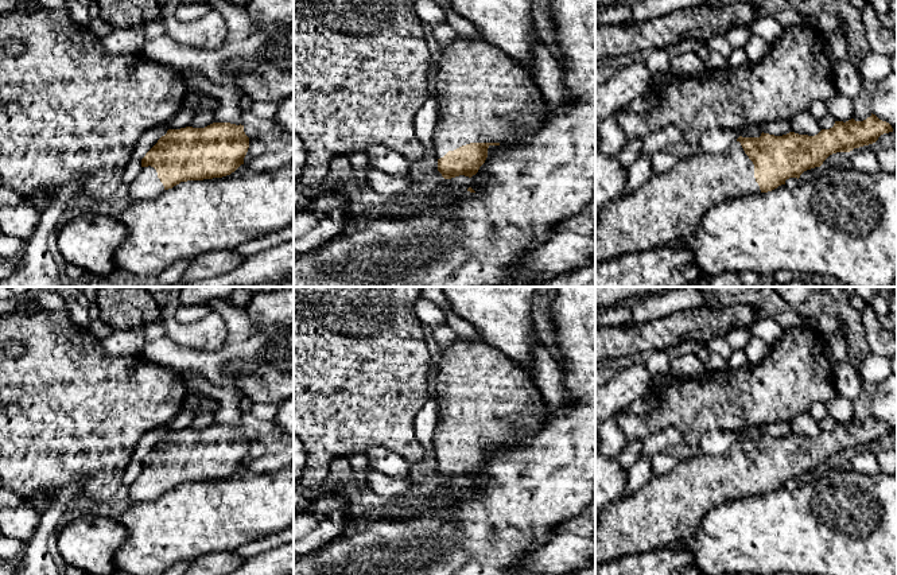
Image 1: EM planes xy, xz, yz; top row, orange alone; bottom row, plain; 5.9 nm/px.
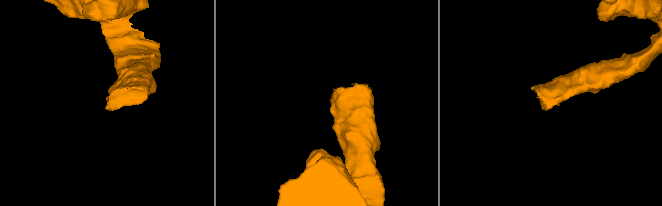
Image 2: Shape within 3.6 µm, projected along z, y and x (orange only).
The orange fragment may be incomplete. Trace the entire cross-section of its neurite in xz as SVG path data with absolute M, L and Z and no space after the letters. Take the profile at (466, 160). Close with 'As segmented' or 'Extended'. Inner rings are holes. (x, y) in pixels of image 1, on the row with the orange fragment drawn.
M479 31L471 39L457 35L451 44L442 47L431 78L431 94L438 104L432 154L444 179L471 178L485 163L490 145L517 141L543 125L543 96L531 71L489 44Z. Extended

